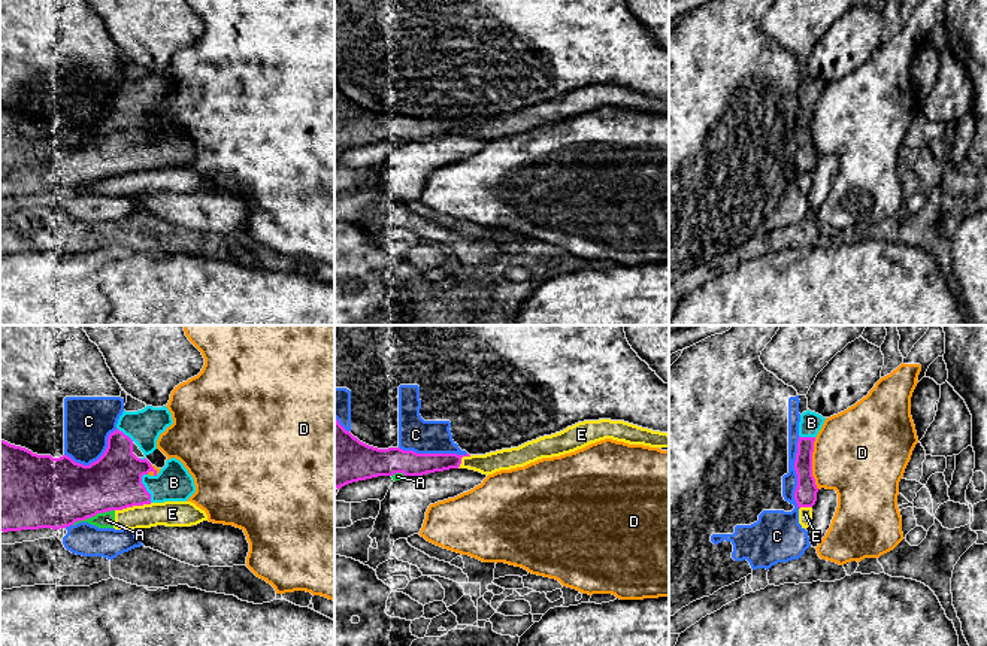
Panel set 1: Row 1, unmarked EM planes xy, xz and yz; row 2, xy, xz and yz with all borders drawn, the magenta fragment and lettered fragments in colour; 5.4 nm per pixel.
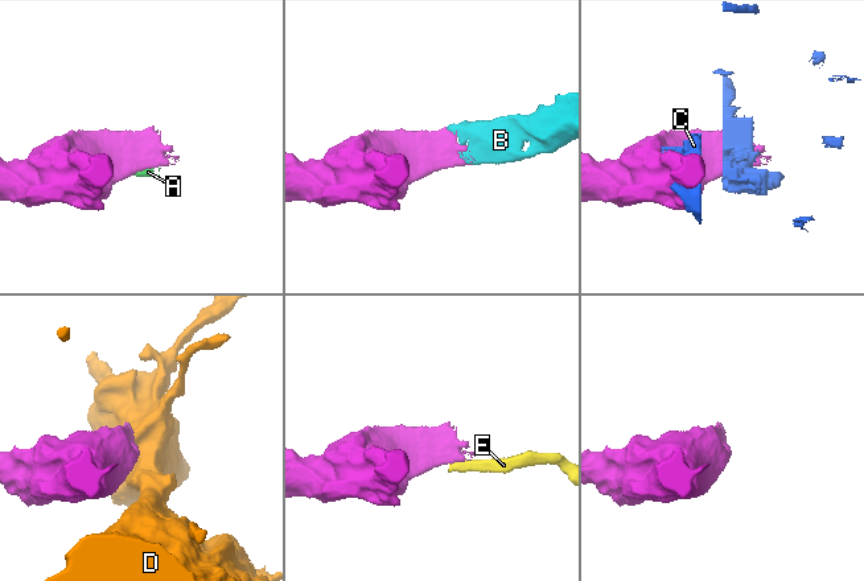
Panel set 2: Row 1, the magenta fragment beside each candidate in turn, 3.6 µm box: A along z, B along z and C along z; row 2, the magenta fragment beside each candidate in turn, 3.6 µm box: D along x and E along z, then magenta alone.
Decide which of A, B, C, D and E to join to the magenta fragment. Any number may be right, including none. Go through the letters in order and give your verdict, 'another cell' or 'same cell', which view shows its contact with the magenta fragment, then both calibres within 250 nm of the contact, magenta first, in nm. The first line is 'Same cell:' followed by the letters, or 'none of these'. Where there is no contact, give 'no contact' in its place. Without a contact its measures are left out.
Same cell: B
A: another cell; meets magenta in xy; 380 nm thick on the magenta side, 90 nm on the other
B: same cell; meets magenta in xy; 300 nm thick on the magenta side, 200 nm on the other
C: another cell; meets magenta in yz; 120 nm thick on the magenta side, 80 nm on the other
D: another cell; meets magenta in yz; 120 nm thick on the magenta side, 460 nm on the other
E: another cell; meets magenta in xy; 300 nm thick on the magenta side, 140 nm on the other

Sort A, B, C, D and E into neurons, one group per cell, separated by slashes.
A E / B / C / D

